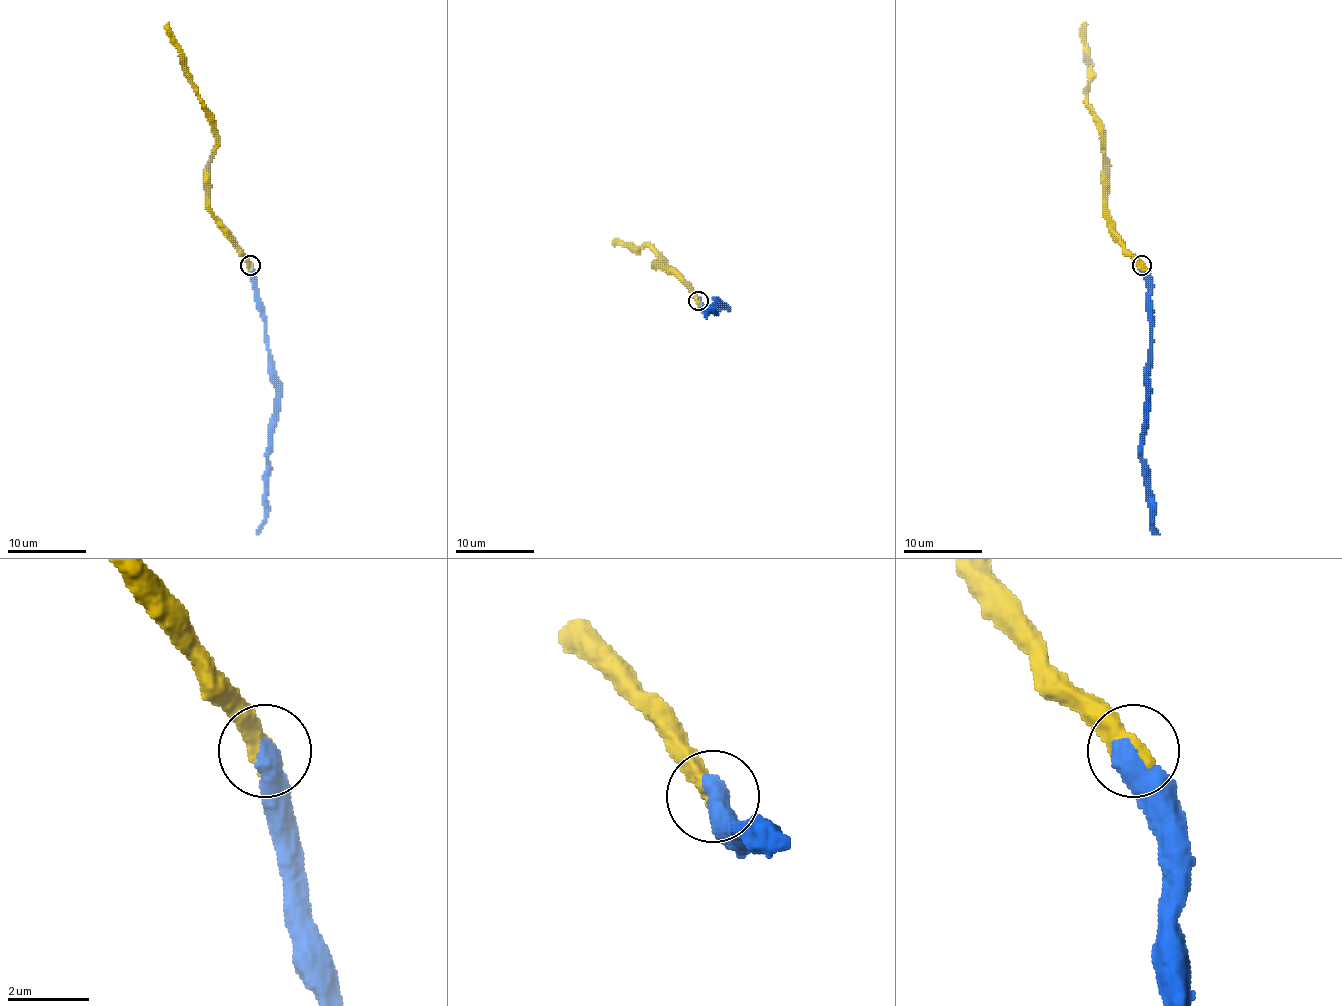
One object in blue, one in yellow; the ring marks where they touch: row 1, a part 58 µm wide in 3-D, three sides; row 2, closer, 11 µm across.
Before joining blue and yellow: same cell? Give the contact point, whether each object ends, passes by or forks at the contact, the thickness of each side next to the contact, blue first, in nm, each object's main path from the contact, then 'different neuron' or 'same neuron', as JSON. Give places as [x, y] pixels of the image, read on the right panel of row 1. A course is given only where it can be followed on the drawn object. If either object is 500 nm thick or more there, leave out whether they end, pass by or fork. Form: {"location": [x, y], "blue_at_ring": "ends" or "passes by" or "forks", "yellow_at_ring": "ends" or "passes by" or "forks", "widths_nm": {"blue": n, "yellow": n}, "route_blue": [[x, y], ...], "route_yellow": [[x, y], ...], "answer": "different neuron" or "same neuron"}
{"location": [1142, 265], "widths_nm": {"blue": 600, "yellow": 550}, "route_blue": [[1142, 265], [1150, 316], [1148, 422], [1142, 440], [1142, 473], [1150, 522], [1160, 534]], "route_yellow": [[1142, 265], [1124, 248], [1105, 210], [1105, 155], [1101, 122], [1087, 102], [1089, 57], [1083, 22]], "answer": "same neuron"}

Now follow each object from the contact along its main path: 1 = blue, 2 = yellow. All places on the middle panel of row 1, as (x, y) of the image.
1: (698, 301), (710, 309), (724, 307), (716, 301), (706, 319)
2: (698, 301), (673, 274), (657, 264), (663, 260), (649, 246), (634, 248), (616, 242)

